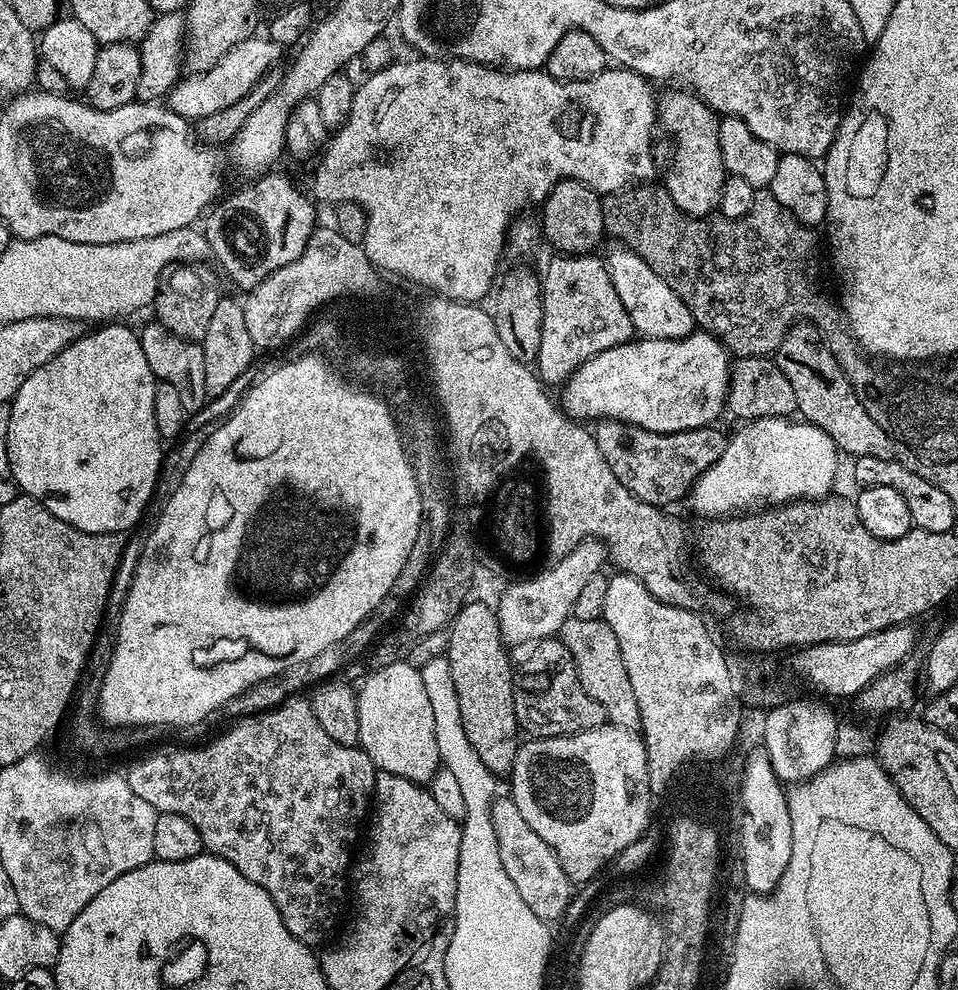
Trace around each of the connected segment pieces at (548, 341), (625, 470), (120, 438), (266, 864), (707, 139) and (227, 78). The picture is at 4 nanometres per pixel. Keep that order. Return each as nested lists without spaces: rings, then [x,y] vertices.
[[[553,255],[553,260],[545,266],[540,276],[540,294],[542,296],[542,342],[538,346],[538,354],[534,361],[535,371],[545,385],[563,385],[582,366],[584,360],[589,360],[602,350],[610,350],[618,342],[618,338],[628,338],[633,335],[630,314],[626,314],[626,306],[618,299],[614,290],[614,282],[610,282],[608,265],[599,255],[586,256]]]
[[[601,420],[595,425],[594,435],[606,466],[614,470],[614,478],[642,502],[665,506],[683,496],[685,499],[697,478],[722,458],[726,436],[718,429],[709,426],[693,432],[651,432],[621,420]]]
[[[108,322],[97,332],[85,331],[83,336],[66,346],[55,356],[46,362],[22,386],[17,390],[15,398],[10,401],[12,413],[10,414],[10,434],[8,435],[8,453],[10,454],[10,476],[17,489],[25,496],[33,496],[36,500],[43,500],[46,510],[62,522],[74,526],[83,532],[110,532],[113,534],[124,534],[140,520],[144,507],[152,500],[152,491],[156,488],[156,475],[160,472],[160,447],[162,441],[158,430],[154,426],[154,390],[158,383],[156,375],[150,370],[146,362],[146,354],[142,354],[140,337],[135,331],[123,328],[123,323]]]
[[[297,694],[291,696],[289,700],[283,700],[277,708],[272,708],[269,712],[259,712],[257,716],[246,716],[235,721],[236,724],[229,732],[221,734],[217,740],[209,742],[205,748],[180,748],[177,752],[172,750],[156,750],[143,758],[137,759],[129,772],[126,772],[126,779],[130,790],[138,794],[138,798],[143,798],[145,802],[150,802],[157,813],[169,812],[170,814],[182,814],[182,818],[190,818],[194,822],[194,830],[202,834],[202,842],[205,849],[211,855],[222,858],[230,862],[250,882],[262,886],[266,894],[278,906],[278,914],[282,914],[282,922],[286,922],[286,930],[298,938],[298,942],[309,946],[323,945],[328,935],[332,932],[332,927],[336,924],[336,919],[340,916],[340,911],[344,908],[344,896],[346,900],[346,881],[350,876],[350,865],[354,860],[354,849],[357,847],[356,835],[361,835],[360,819],[367,817],[370,812],[370,805],[374,800],[376,791],[376,773],[378,771],[376,763],[364,753],[364,749],[351,744],[339,744],[322,730],[318,718],[314,718],[311,699]]]
[[[672,90],[658,100],[658,124],[672,135],[672,165],[668,168],[668,177],[662,180],[663,187],[668,189],[670,198],[678,210],[688,216],[705,217],[717,211],[724,185],[725,170],[722,162],[722,146],[718,146],[718,126],[721,117],[713,112],[711,106],[702,102],[691,90]]]
[[[253,34],[247,40],[238,42],[210,70],[194,72],[177,80],[176,85],[166,97],[166,106],[174,110],[174,114],[185,116],[188,121],[195,122],[206,118],[206,114],[215,114],[217,110],[226,110],[226,106],[234,106],[238,98],[246,98],[248,91],[259,82],[268,71],[277,67],[276,59],[282,52],[281,45],[275,44],[264,34]]]

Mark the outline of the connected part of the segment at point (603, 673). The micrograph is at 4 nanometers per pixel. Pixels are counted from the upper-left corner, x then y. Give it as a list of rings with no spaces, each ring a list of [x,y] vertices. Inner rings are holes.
[[[569,616],[566,622],[562,622],[558,633],[558,639],[564,643],[566,650],[570,650],[570,658],[574,658],[574,666],[578,670],[578,682],[582,682],[582,690],[602,706],[608,715],[607,723],[636,732],[640,727],[640,715],[638,714],[638,701],[634,695],[634,685],[630,682],[630,674],[626,674],[626,662],[622,662],[622,649],[618,647],[618,638],[614,630],[601,618],[574,618]]]

